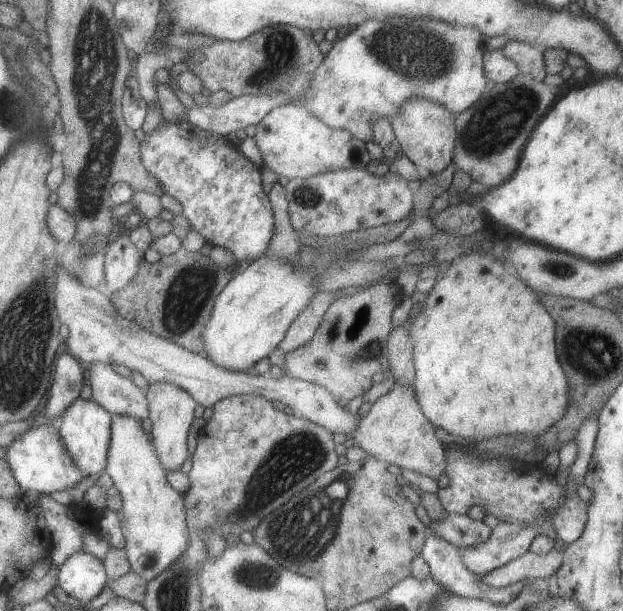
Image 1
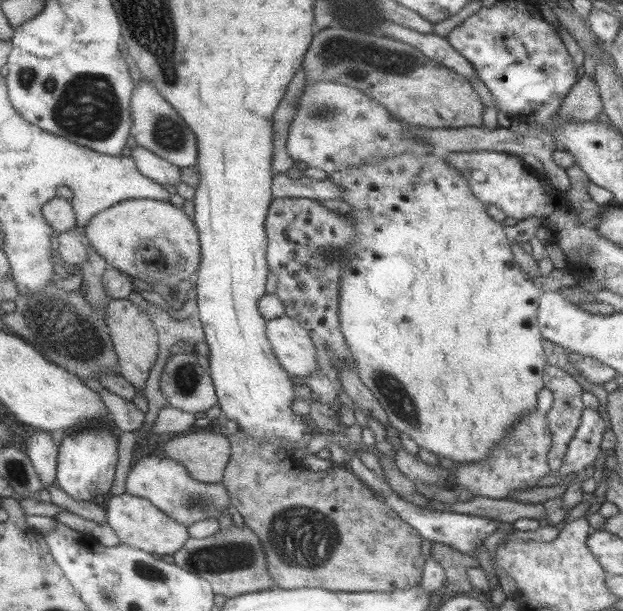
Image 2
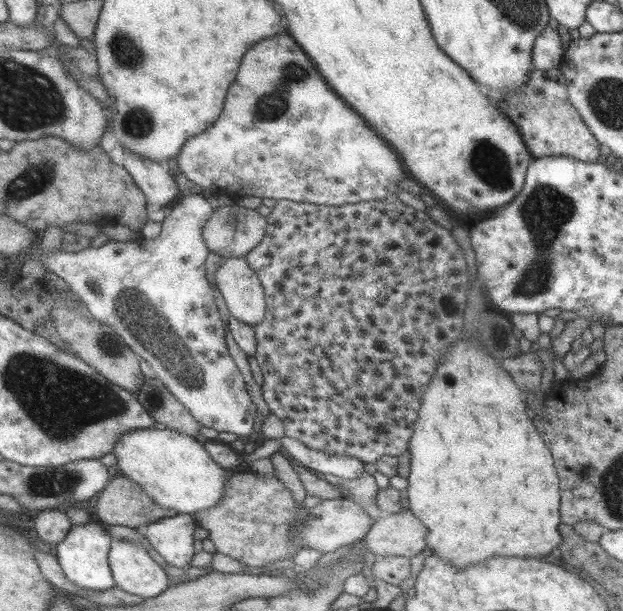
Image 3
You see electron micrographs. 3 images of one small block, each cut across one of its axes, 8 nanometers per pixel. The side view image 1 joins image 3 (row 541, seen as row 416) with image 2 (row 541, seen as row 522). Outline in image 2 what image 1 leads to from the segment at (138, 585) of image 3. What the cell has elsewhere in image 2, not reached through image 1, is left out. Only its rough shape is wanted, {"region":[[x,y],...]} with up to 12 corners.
{"region":[[148,499],[108,501],[107,523],[122,544],[173,555],[190,538]]}

